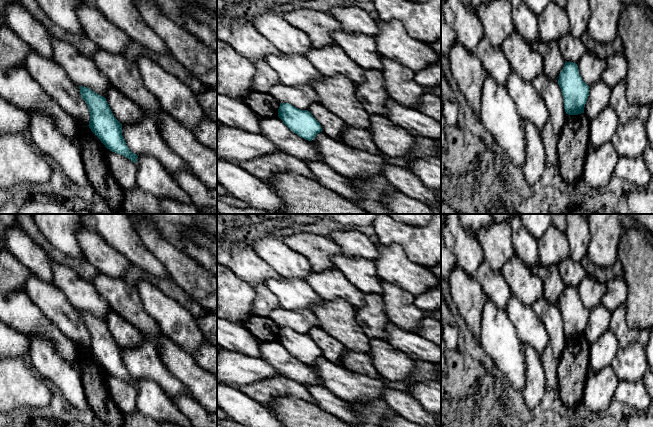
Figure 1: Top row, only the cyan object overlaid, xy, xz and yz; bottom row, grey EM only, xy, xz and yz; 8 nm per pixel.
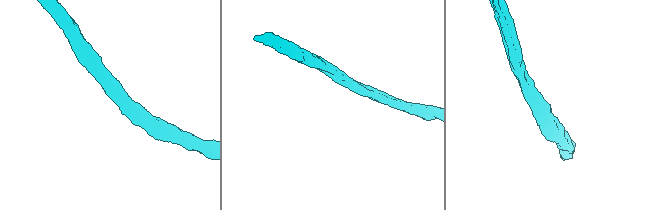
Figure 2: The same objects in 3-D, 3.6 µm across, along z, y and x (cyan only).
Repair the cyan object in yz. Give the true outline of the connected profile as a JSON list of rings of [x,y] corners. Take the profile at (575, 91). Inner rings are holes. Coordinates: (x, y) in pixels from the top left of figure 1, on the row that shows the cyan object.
[[[565,62],[559,74],[558,84],[563,95],[566,114],[584,113],[584,107],[589,96],[589,86],[582,80],[576,63]]]

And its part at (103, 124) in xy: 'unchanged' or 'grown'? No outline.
unchanged

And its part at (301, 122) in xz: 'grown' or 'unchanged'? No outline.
unchanged

